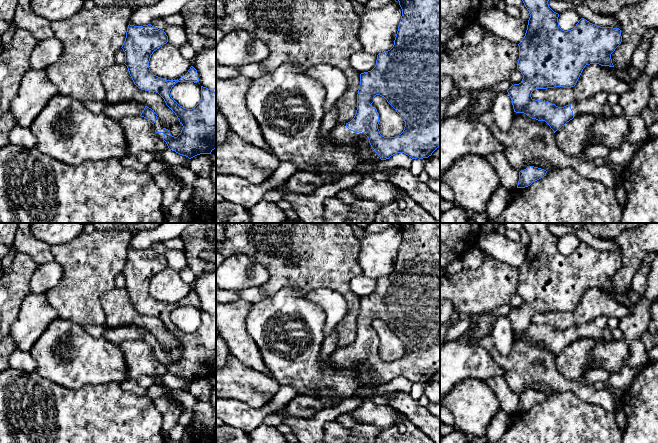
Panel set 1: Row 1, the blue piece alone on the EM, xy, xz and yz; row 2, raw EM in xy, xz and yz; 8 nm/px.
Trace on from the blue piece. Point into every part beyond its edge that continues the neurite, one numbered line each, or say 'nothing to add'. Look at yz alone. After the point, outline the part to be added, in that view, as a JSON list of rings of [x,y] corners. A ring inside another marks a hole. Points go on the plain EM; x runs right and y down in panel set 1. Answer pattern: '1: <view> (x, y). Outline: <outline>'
1: yz (592, 330). Outline: [[[600,316],[588,323],[579,324],[572,327],[571,333],[573,335],[574,341],[583,338],[595,340],[600,339],[602,337],[603,331],[607,327],[607,321],[607,317]]]

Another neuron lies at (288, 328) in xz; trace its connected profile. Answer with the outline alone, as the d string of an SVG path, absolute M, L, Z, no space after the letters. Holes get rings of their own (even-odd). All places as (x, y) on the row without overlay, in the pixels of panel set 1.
M282 289L273 296L252 303L246 324L270 377L279 386L293 386L297 396L311 396L322 401L324 408L329 408L346 399L358 397L357 389L361 384L352 371L333 368L329 357L321 354L325 319L324 310L310 301L307 293Z

